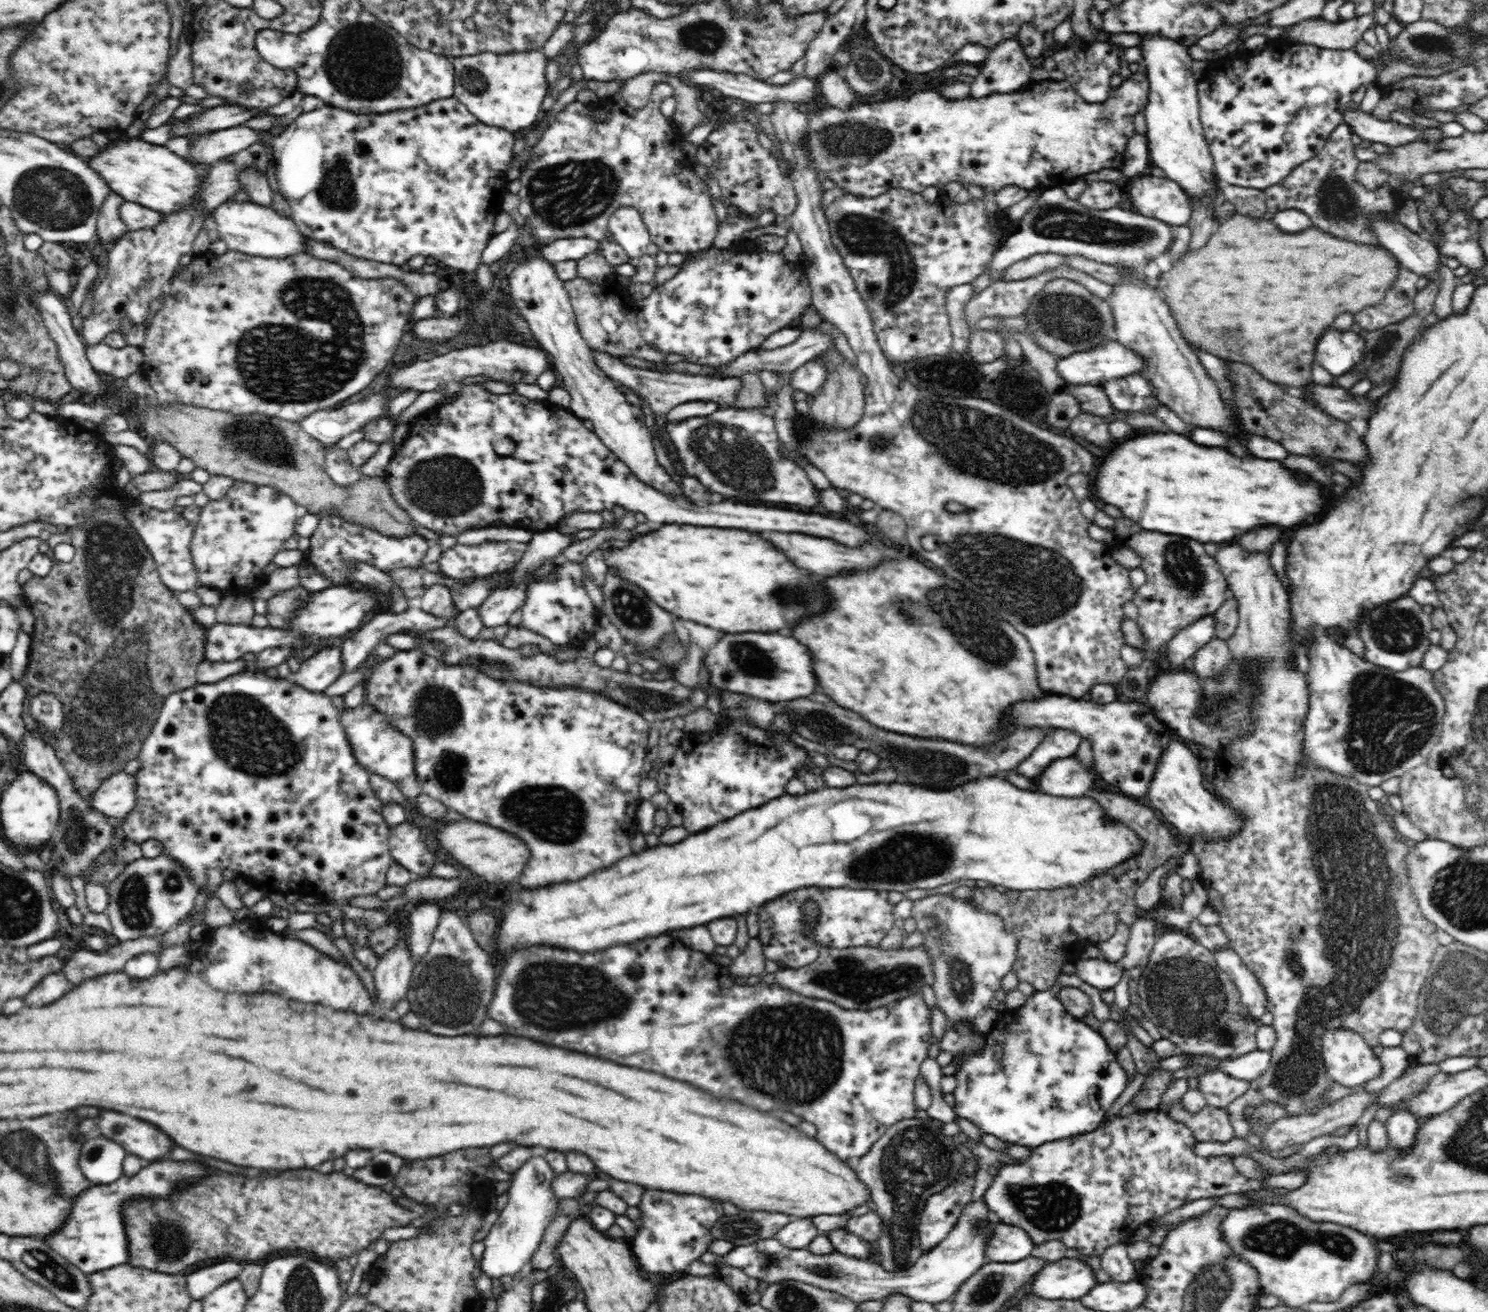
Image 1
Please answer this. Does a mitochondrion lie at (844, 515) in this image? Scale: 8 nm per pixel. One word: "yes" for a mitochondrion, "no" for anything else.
no

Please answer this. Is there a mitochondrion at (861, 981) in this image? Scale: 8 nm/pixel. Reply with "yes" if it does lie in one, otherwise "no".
yes

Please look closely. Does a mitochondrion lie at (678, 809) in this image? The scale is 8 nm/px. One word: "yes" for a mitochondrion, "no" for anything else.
no

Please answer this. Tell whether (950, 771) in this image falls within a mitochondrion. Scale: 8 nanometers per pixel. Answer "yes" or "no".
yes

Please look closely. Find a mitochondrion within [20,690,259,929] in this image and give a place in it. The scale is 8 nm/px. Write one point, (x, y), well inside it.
(79, 832)

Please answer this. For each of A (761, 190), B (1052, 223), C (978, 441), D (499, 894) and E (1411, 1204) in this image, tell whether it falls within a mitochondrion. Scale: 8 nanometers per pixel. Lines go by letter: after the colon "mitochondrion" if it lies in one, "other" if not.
A: other
B: mitochondrion
C: mitochondrion
D: other
E: other

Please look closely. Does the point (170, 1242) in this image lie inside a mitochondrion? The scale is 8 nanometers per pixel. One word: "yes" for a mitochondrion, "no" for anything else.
yes

